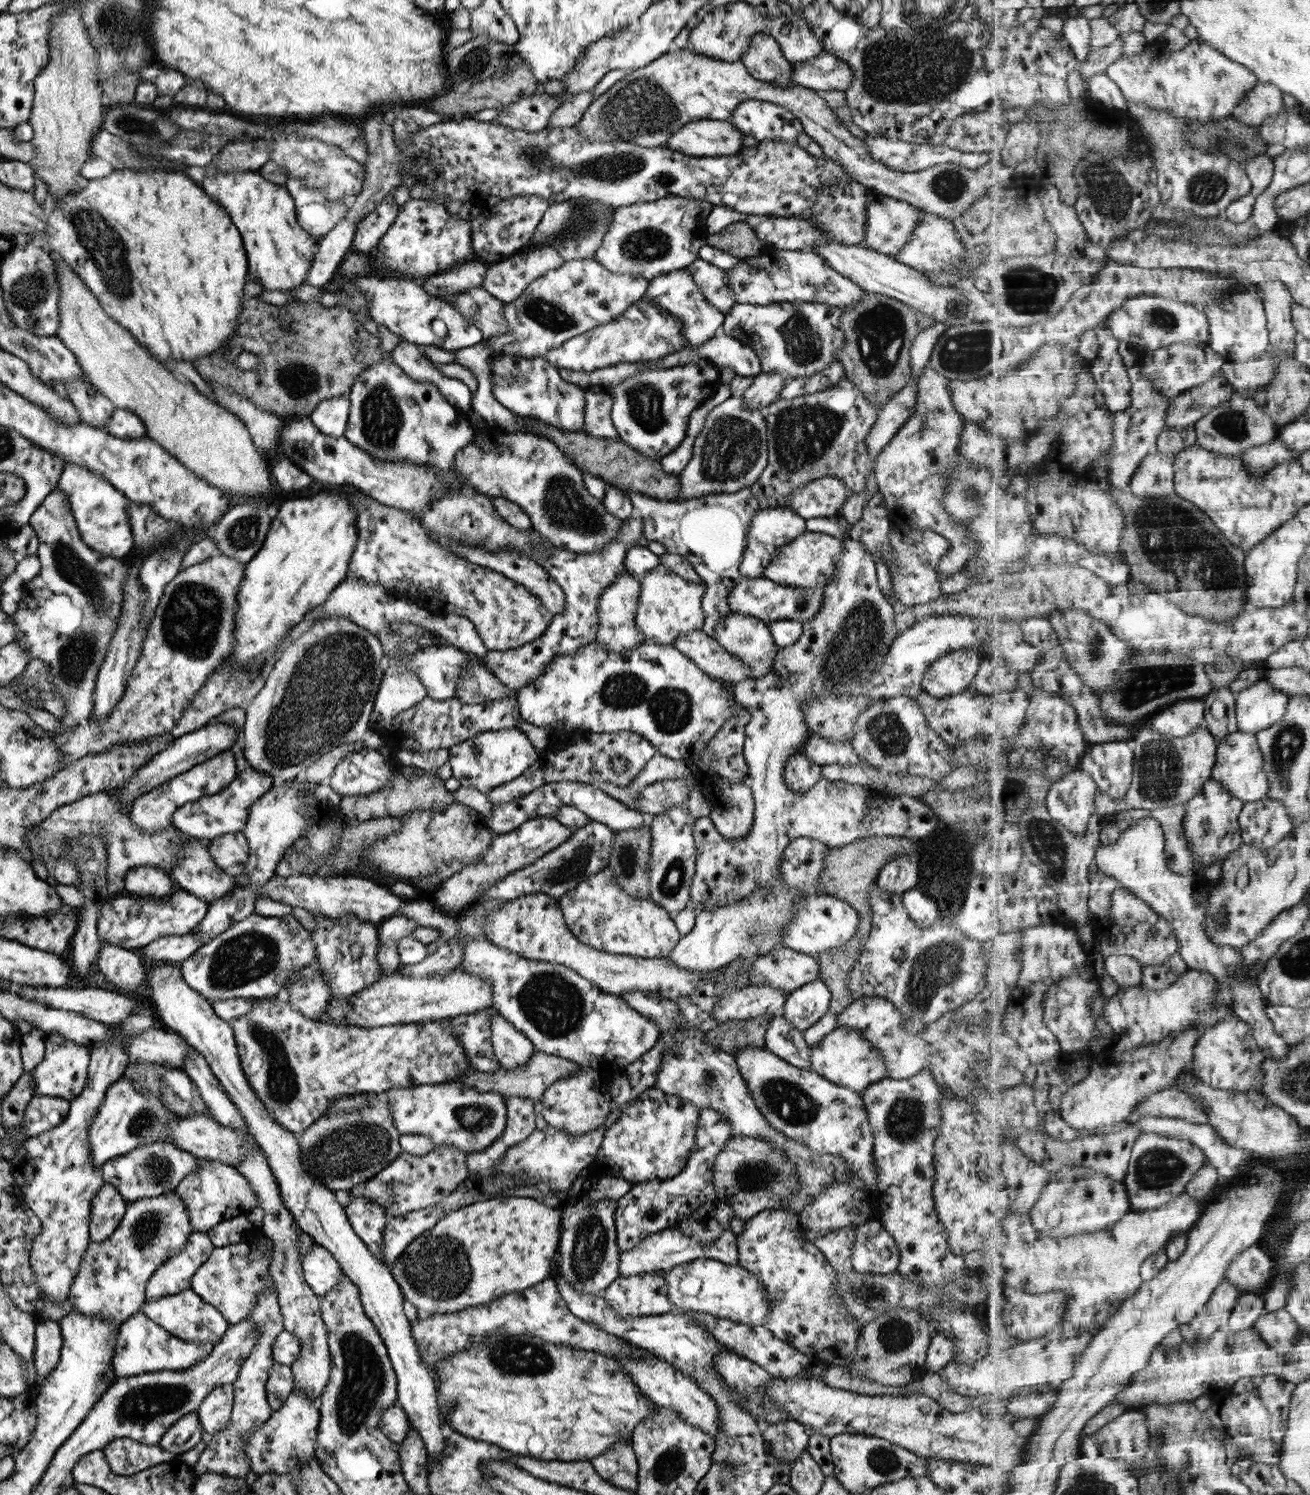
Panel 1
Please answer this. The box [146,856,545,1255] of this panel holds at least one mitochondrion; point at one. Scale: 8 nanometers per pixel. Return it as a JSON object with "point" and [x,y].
{"point":[348,1150]}

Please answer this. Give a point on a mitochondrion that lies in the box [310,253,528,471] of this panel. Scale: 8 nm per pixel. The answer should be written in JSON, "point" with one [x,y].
{"point":[381,418]}

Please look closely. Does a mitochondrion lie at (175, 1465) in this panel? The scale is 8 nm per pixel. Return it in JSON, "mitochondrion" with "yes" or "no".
{"mitochondrion":"no"}

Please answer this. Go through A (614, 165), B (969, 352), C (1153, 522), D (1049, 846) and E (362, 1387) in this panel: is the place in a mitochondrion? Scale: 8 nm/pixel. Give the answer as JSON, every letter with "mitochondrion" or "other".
{"A":"mitochondrion","B":"mitochondrion","C":"mitochondrion","D":"mitochondrion","E":"mitochondrion"}

